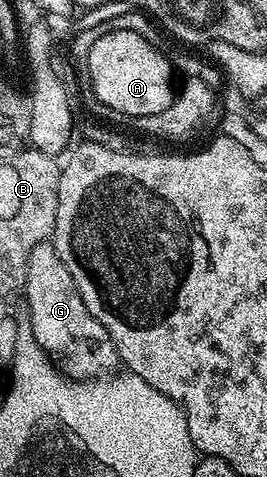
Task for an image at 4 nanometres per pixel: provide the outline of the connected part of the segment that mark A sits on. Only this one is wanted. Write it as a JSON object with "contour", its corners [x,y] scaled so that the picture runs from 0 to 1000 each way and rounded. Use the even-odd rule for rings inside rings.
{"contour":[[[457,65],[393,71],[330,111],[345,184],[386,226],[434,239],[566,241],[629,229],[659,197],[655,151],[640,126],[596,101],[543,84],[524,69]]]}

